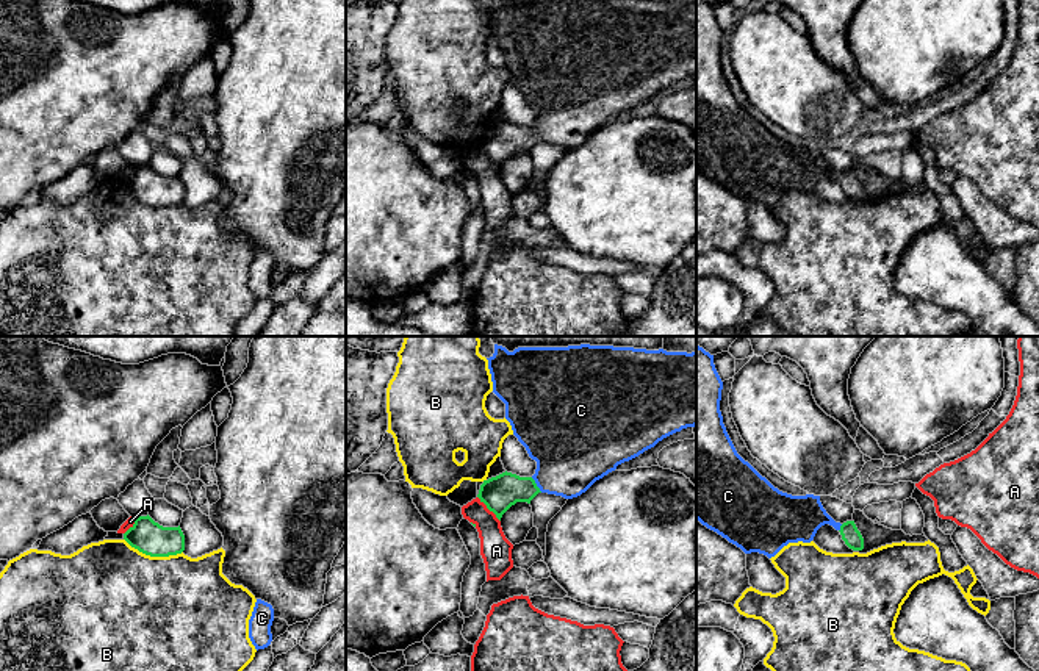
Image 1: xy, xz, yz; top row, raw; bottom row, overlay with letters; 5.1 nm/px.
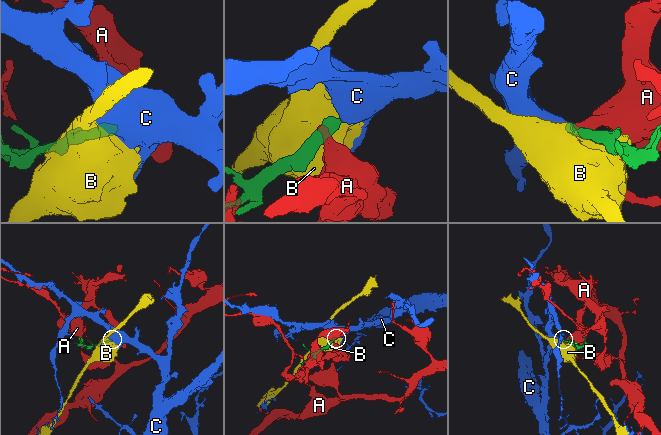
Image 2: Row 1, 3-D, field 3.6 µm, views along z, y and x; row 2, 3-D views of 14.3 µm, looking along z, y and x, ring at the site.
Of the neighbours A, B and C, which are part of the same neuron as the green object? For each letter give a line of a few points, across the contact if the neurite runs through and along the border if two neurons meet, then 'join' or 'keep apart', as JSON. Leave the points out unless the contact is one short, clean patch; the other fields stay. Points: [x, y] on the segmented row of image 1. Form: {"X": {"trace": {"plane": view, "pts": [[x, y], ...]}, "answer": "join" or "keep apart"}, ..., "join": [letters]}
{"A": {"trace": {"plane": "xz", "pts": [[478, 496], [499, 521]]}, "answer": "keep apart"}, "B": {"answer": "keep apart"}, "C": {"trace": {"plane": "xz", "pts": [[499, 493], [507, 488], [535, 485], [571, 452]]}, "answer": "join"}, "join": ["C"]}

